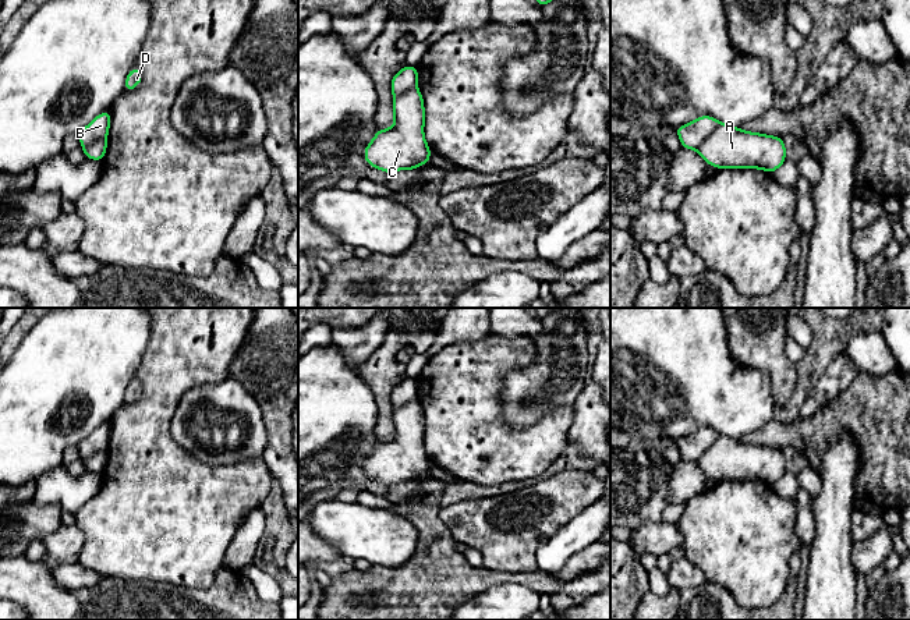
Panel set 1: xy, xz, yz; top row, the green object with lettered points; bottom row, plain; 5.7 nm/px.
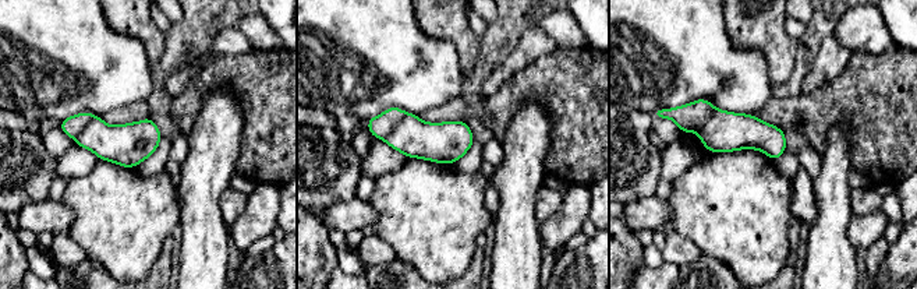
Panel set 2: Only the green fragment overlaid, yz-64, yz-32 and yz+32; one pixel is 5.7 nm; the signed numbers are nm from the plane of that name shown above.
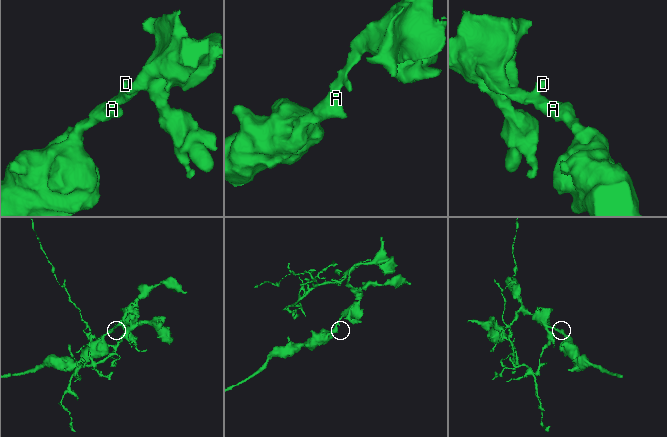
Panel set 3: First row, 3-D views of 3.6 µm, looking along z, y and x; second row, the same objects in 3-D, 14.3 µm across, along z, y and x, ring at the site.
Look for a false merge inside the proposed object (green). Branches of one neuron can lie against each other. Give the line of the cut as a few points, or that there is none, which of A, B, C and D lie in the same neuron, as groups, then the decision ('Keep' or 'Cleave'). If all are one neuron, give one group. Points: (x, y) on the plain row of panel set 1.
Split along yz (719, 435), (696, 461). Groups: A C / B D. Cleave

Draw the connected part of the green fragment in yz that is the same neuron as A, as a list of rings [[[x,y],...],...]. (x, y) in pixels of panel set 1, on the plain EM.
[[[719,435],[697,464],[715,481],[761,481],[769,486],[786,472],[785,451]]]

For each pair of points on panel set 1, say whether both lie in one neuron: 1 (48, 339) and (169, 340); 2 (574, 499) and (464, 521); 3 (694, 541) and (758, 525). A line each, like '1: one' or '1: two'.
1: two
2: one
3: one

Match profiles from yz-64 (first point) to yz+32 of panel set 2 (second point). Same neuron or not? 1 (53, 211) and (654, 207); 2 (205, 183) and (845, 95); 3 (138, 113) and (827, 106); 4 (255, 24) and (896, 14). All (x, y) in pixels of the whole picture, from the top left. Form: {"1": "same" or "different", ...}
{"1": "same", "2": "different", "3": "same", "4": "different"}

